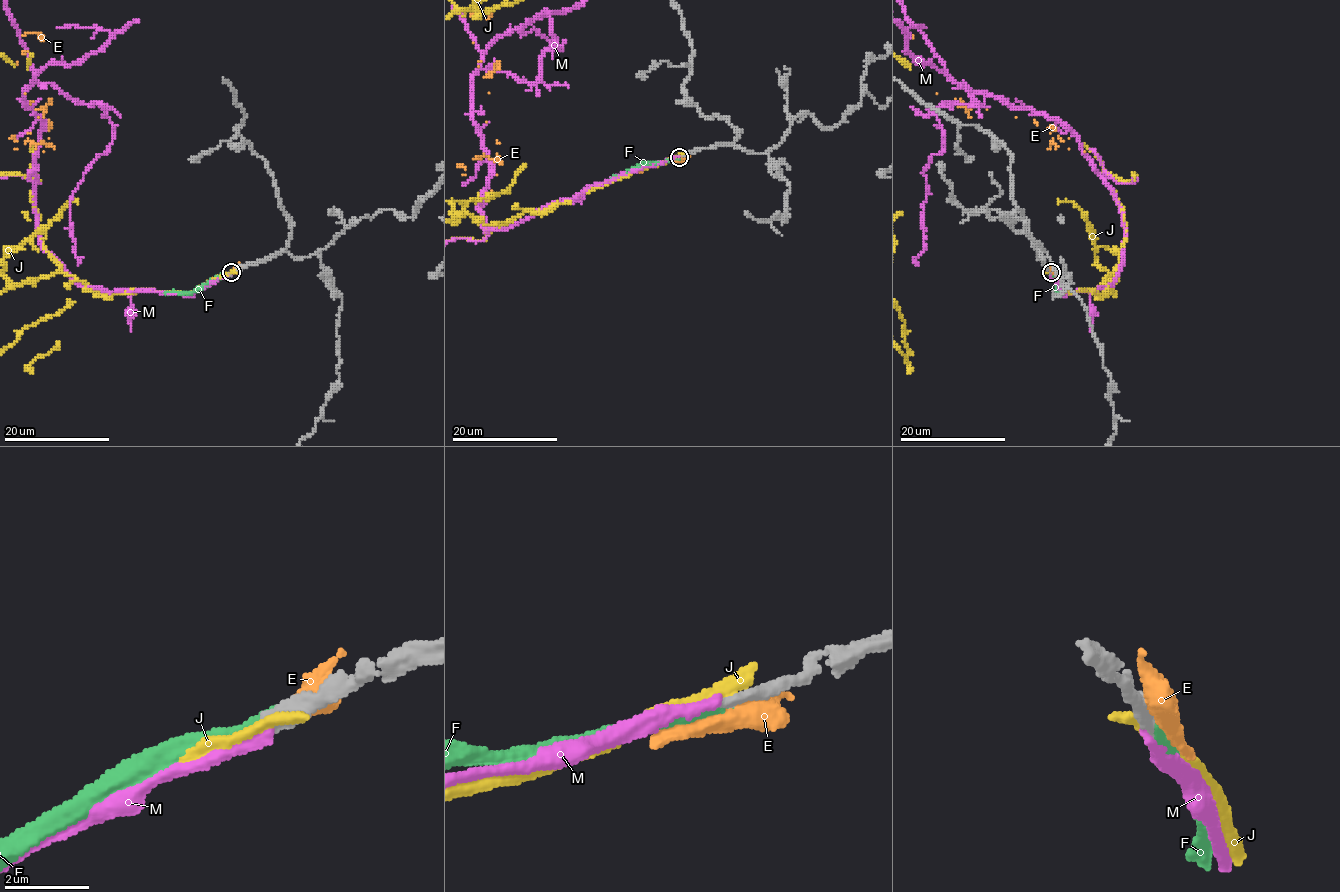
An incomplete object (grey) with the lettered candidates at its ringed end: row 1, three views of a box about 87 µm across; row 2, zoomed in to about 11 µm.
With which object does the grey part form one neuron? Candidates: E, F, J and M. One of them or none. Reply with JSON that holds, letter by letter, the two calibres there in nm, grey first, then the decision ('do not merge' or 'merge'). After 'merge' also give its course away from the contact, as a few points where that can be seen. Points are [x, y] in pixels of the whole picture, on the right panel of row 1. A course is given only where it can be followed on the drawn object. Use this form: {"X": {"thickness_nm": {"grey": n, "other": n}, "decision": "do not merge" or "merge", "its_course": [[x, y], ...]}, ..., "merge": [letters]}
{"E": {"thickness_nm": {"grey": 480, "other": 500}, "decision": "do not merge"}, "F": {"thickness_nm": {"grey": 420, "other": 360}, "decision": "merge"}, "J": {"thickness_nm": {"grey": 440, "other": 380}, "decision": "do not merge"}, "M": {"thickness_nm": {"grey": 380, "other": 240}, "decision": "do not merge"}, "merge": ["F"]}

